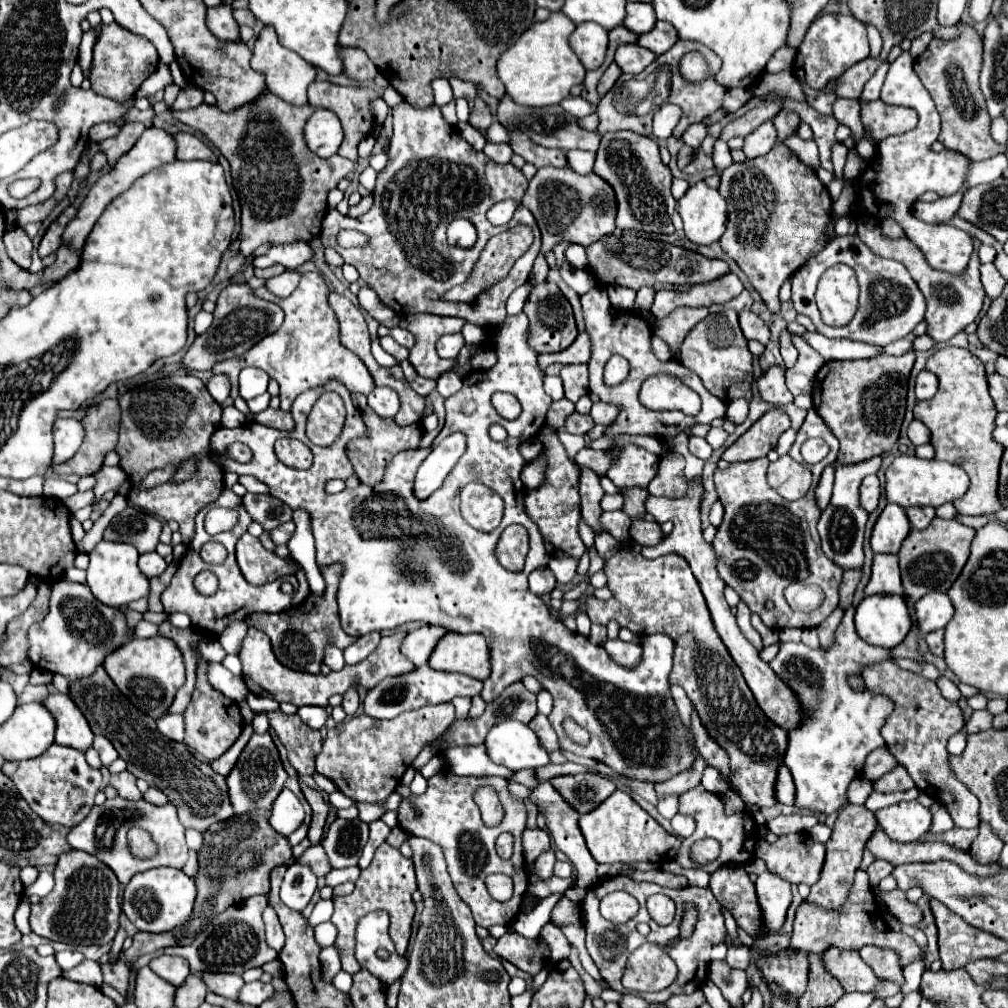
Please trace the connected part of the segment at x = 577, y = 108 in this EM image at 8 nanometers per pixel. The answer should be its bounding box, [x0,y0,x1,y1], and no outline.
[560,97,596,117]

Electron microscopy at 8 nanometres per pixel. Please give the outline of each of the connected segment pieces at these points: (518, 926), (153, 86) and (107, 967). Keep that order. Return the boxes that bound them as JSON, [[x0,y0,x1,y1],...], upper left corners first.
[[510,894,564,939],[136,63,172,97],[100,961,130,997]]

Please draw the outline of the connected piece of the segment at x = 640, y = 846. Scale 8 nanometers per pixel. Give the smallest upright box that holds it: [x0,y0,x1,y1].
[578,791,682,863]

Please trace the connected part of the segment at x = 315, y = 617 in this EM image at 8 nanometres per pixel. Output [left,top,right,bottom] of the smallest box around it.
[246,565,358,673]

